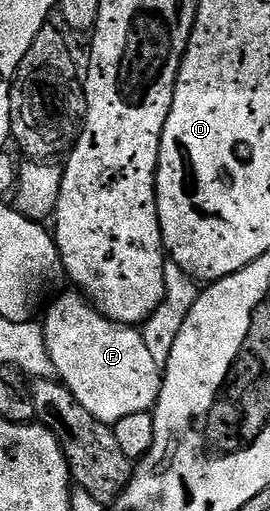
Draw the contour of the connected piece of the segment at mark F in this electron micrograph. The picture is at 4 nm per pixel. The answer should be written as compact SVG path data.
M77 292L62 294L52 302L45 307L46 322L43 321L41 327L54 365L54 373L62 385L69 388L72 396L76 396L76 400L80 400L80 404L84 404L84 408L88 408L88 412L96 416L96 420L107 424L124 420L124 416L133 416L135 412L153 411L158 404L163 371L156 360L152 360L152 352L148 352L148 344L144 342L141 329L105 318L98 313L96 307L90 305L83 294Z

